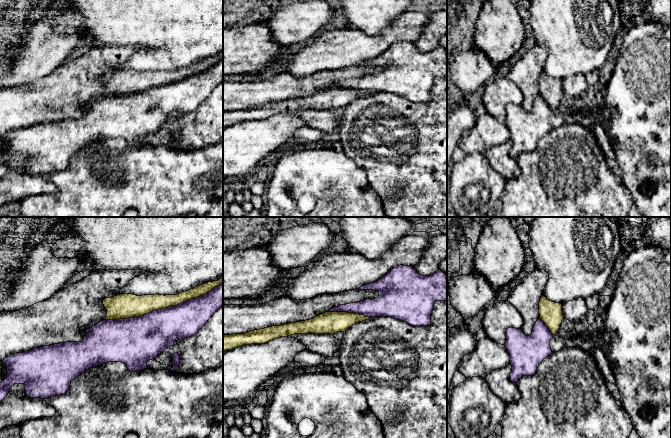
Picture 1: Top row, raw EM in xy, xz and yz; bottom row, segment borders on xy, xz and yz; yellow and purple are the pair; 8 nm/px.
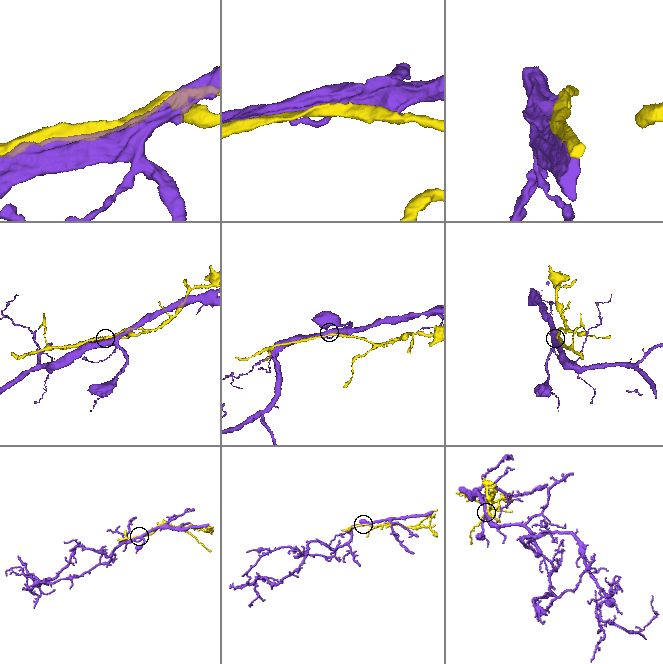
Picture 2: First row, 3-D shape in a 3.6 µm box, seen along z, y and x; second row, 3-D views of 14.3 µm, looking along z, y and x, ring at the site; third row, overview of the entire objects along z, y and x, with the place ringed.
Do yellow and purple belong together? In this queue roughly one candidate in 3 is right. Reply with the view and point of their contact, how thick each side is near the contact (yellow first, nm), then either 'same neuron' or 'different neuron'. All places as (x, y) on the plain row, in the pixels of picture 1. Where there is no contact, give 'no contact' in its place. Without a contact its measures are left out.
meets yellow in xy at (164, 83); 180 nm thick on the yellow side, 320 nm on the other; different neuron

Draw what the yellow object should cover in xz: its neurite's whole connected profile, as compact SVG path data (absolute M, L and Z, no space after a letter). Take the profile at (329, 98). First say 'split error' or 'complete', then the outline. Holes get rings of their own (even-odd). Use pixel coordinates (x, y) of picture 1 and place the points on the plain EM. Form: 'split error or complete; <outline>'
complete; M325 88L313 95L271 102L268 104L249 107L245 110L233 110L223 112L223 127L251 120L264 120L280 113L294 110L334 110L345 108L358 98L370 95L364 91L348 88Z

